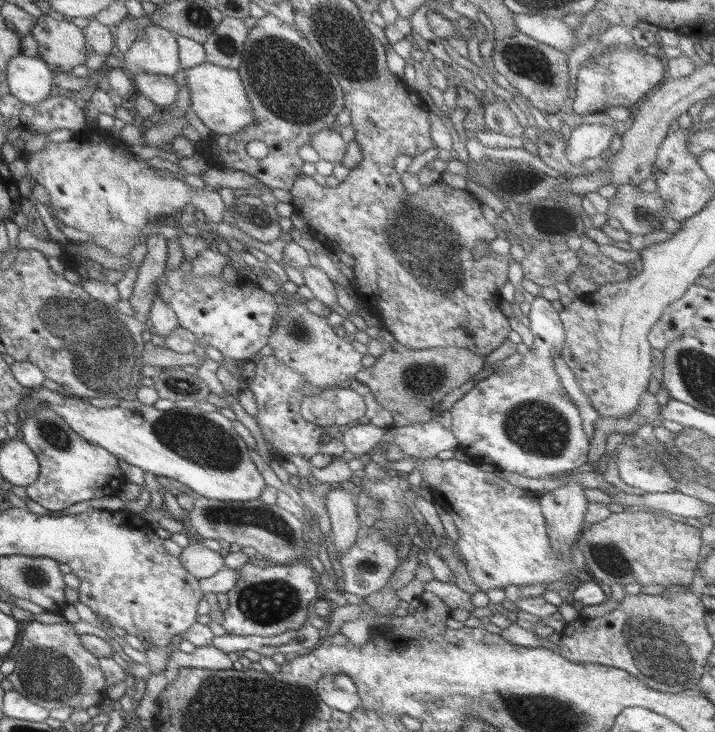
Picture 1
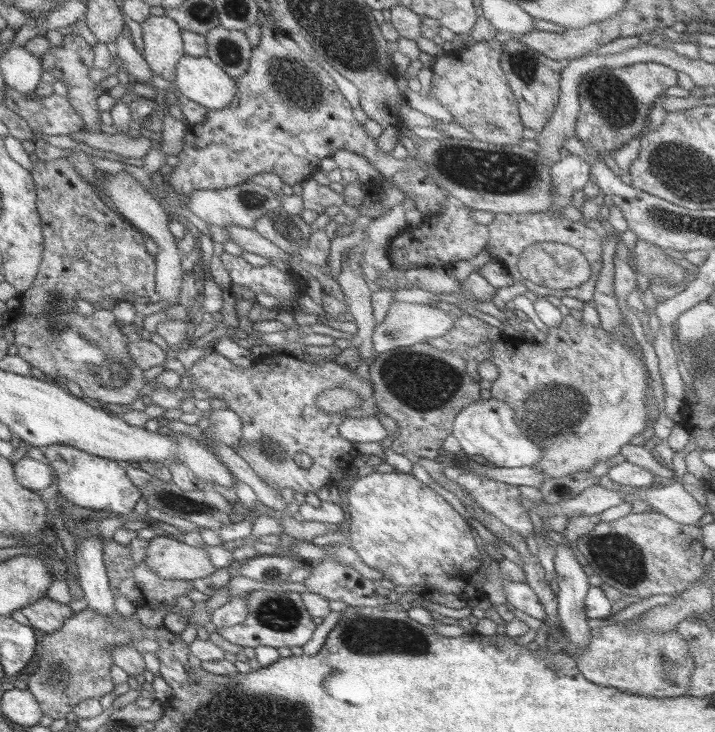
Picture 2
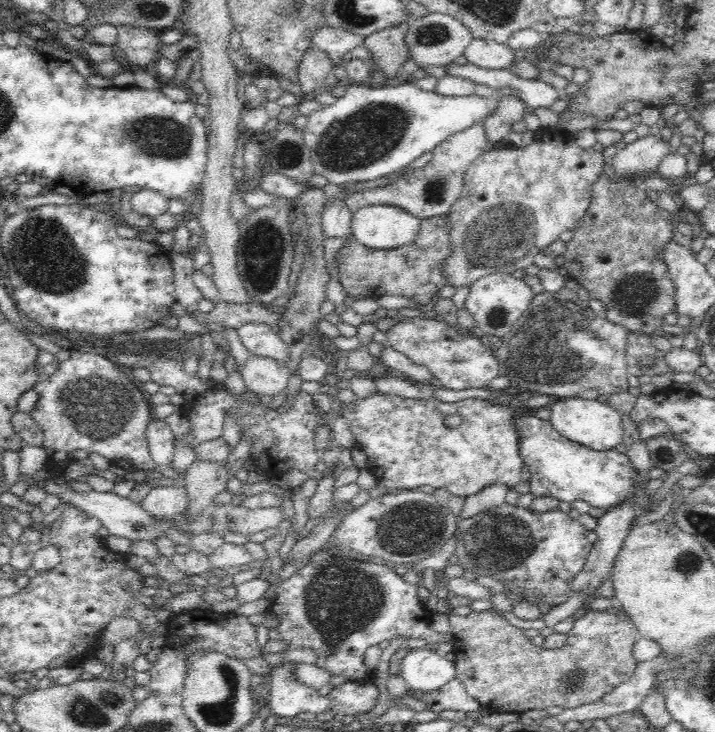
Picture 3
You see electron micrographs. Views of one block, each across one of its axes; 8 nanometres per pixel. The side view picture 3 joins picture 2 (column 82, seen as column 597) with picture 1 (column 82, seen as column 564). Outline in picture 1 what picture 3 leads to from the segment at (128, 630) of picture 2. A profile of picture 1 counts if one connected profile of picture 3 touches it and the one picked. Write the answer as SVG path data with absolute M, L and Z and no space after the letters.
M33 621L19 627L20 640L11 656L16 668L5 677L12 682L16 692L46 710L63 705L77 710L101 706L107 690L104 673L100 671L98 658L82 648L79 635L70 628L70 623L41 624Z

